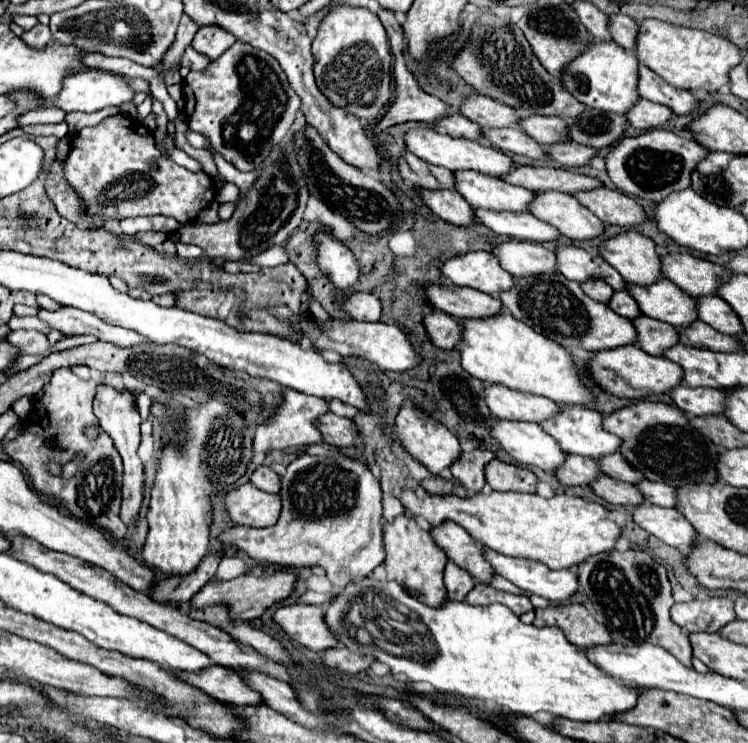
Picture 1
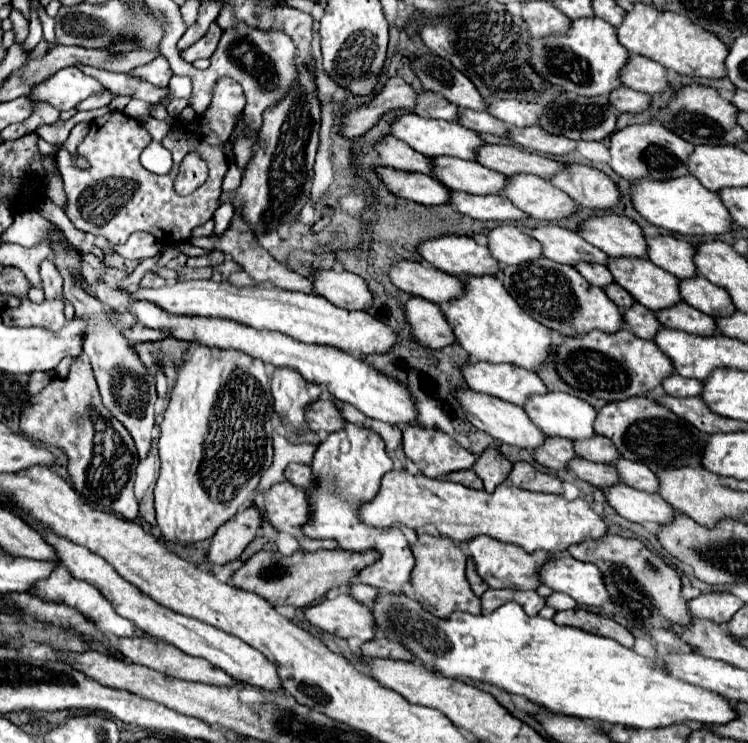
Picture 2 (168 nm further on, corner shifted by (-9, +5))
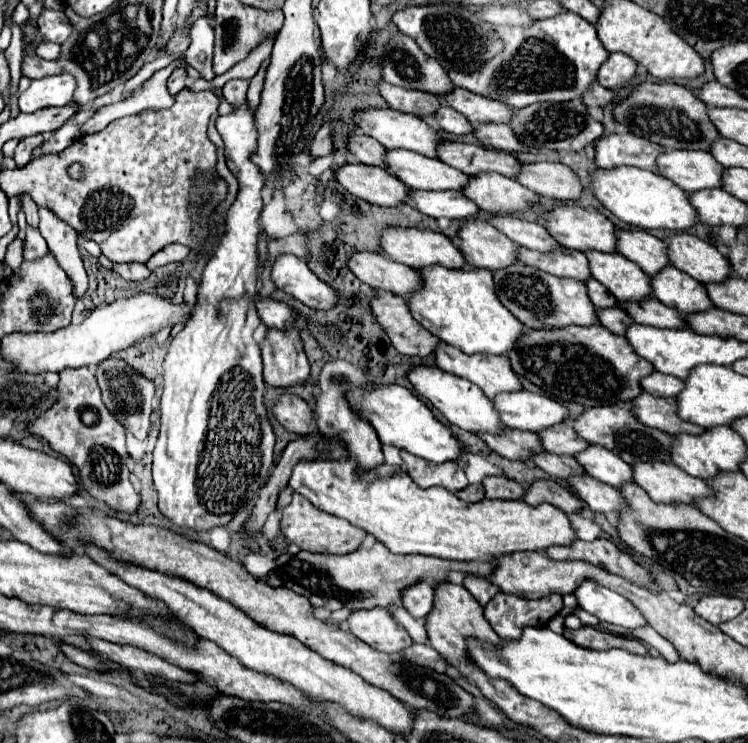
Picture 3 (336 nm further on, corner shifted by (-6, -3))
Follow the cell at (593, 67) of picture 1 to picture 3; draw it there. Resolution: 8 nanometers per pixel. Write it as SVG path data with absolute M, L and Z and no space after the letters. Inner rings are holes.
M562 12L560 16L538 20L530 28L520 26L496 26L498 36L504 40L504 52L486 62L474 74L450 70L450 78L458 88L468 88L476 94L502 100L512 108L524 108L534 102L568 102L582 100L592 84L596 84L596 72L608 60L610 52L600 44L596 26L582 16Z

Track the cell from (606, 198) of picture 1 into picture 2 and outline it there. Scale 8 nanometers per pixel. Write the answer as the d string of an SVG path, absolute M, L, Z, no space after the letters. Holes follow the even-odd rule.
M583 164L565 166L567 168L551 176L551 184L555 184L555 188L569 194L577 204L593 210L605 210L617 204L621 194L607 174Z

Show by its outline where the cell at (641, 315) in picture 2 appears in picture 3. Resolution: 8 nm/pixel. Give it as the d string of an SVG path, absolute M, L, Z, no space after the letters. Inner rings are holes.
M620 306L598 310L598 320L604 328L608 328L610 332L620 334L620 336L626 334L628 326L632 326L632 320L630 320L628 312L624 312L624 308L620 308Z

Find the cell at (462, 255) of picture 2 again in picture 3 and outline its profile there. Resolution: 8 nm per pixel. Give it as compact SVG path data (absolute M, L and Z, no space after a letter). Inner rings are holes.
M386 228L384 234L382 234L382 240L380 240L380 246L382 246L382 252L400 262L400 264L406 264L410 268L424 268L424 266L444 266L444 268L450 268L450 270L466 270L468 264L464 264L464 254L460 252L460 248L444 234L440 232L430 232L430 230L418 230L418 228Z

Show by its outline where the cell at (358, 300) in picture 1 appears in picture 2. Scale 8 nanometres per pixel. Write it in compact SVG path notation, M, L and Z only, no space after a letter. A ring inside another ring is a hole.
M311 270L309 274L313 292L331 304L345 308L345 310L365 310L371 306L371 292L367 292L367 284L363 278L351 274L351 272L337 272L337 270Z

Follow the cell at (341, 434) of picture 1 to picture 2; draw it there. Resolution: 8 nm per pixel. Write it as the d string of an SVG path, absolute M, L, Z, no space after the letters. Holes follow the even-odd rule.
M319 398L305 408L305 422L313 432L335 432L343 428L345 420L329 398Z

